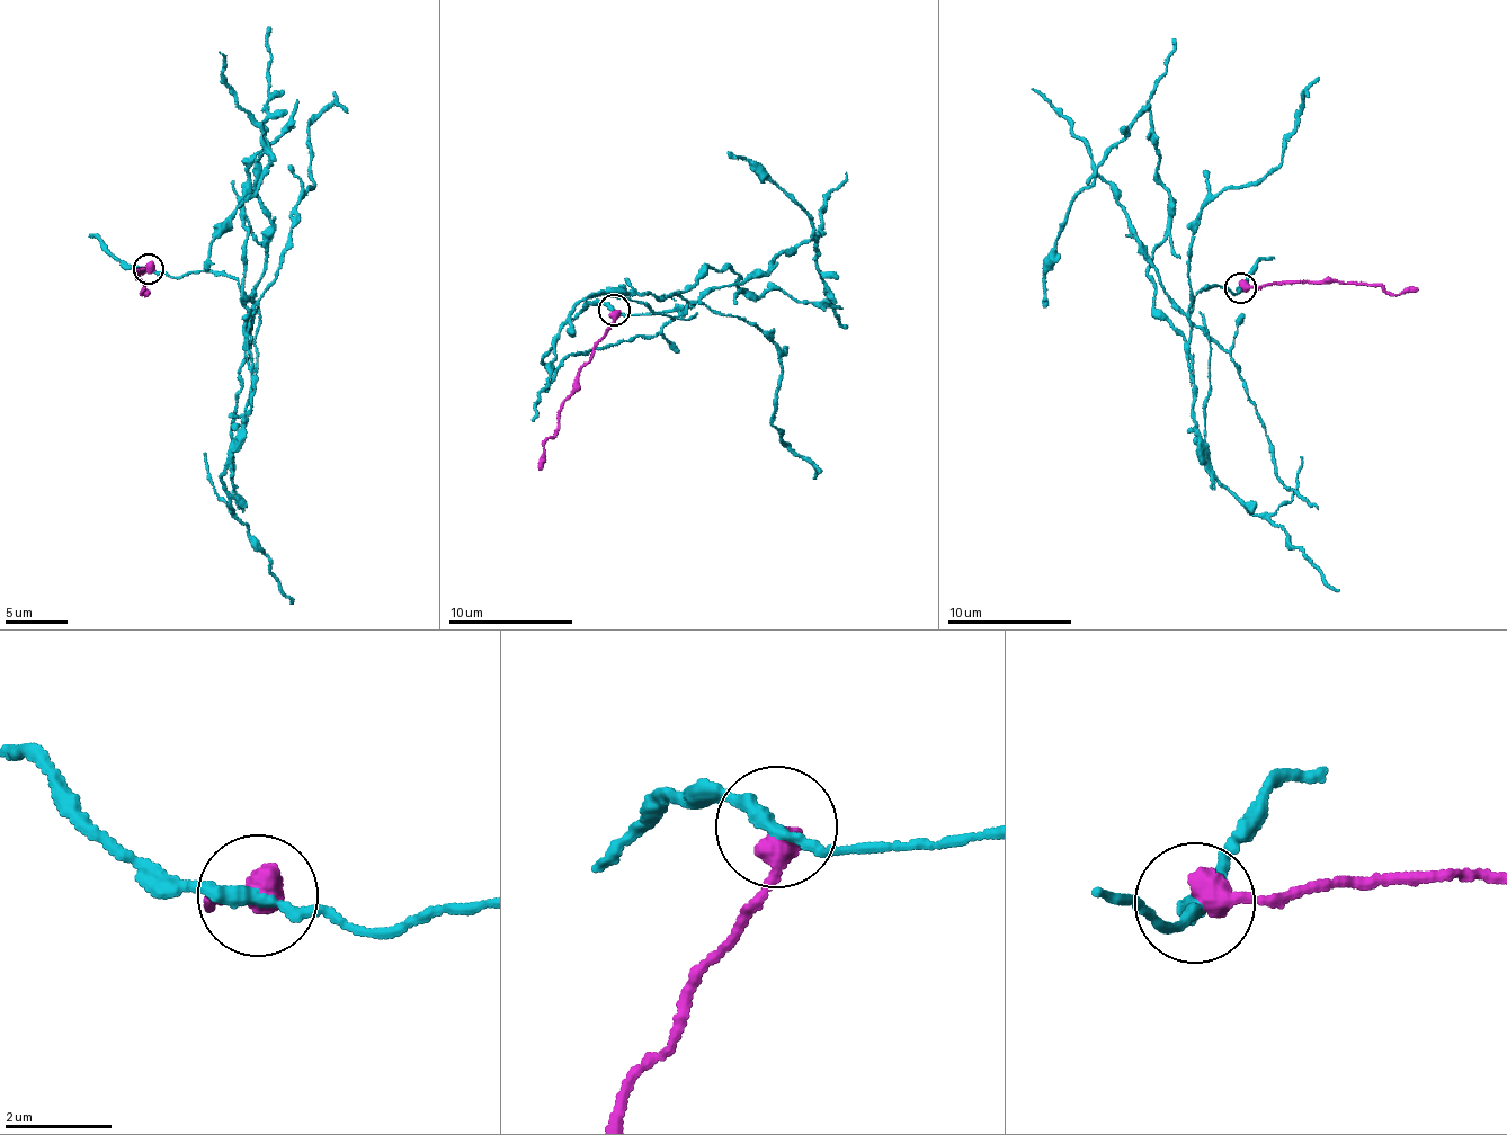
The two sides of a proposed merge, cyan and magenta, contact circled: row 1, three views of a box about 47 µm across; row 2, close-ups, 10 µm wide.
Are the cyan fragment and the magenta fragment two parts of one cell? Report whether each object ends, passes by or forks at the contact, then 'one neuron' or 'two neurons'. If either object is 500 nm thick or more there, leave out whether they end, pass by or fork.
two neurons

